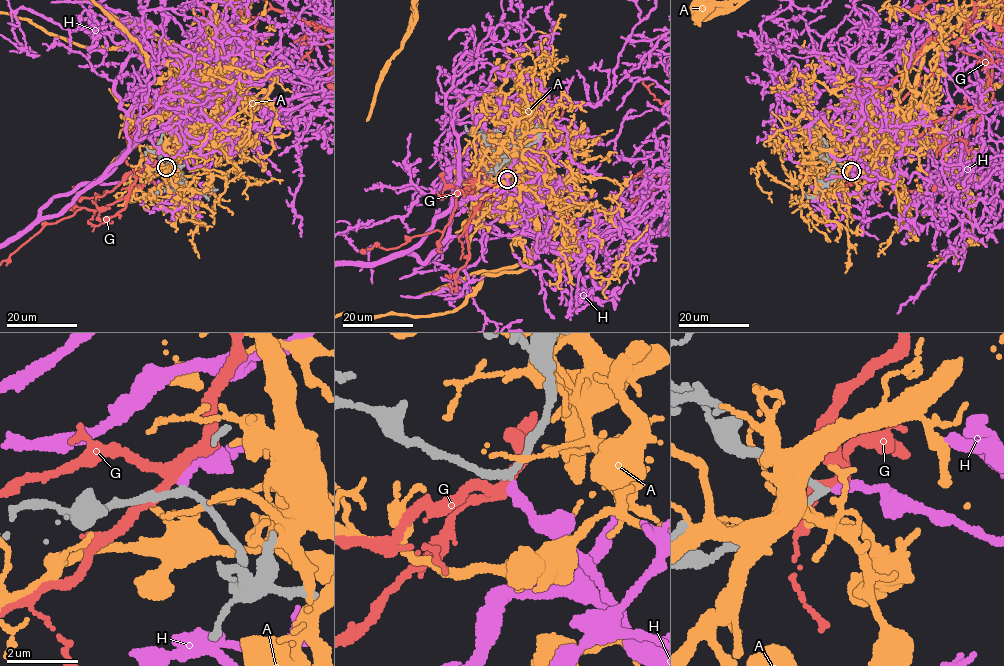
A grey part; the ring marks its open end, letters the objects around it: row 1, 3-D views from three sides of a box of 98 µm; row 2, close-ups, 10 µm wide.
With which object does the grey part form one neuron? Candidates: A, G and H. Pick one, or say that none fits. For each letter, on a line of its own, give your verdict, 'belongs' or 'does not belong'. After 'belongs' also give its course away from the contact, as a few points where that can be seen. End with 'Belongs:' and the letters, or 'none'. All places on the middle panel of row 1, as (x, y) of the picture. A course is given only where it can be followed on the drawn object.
A: does not belong
G: does not belong
H: belongs
Belongs: H

